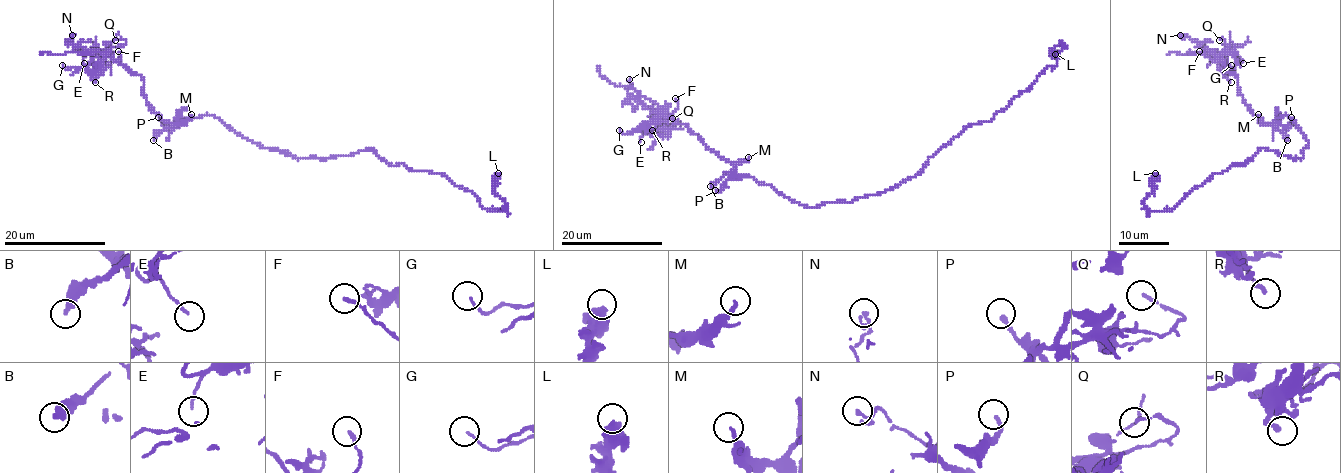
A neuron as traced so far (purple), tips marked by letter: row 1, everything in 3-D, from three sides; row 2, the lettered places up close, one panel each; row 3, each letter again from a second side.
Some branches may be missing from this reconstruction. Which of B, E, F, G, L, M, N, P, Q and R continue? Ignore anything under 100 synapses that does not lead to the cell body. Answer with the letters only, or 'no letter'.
no letter

